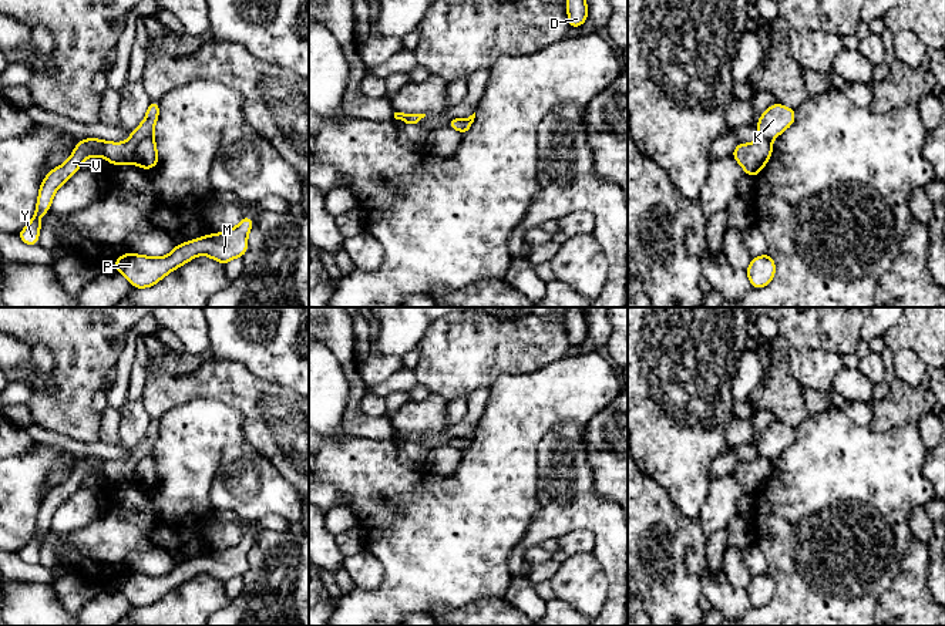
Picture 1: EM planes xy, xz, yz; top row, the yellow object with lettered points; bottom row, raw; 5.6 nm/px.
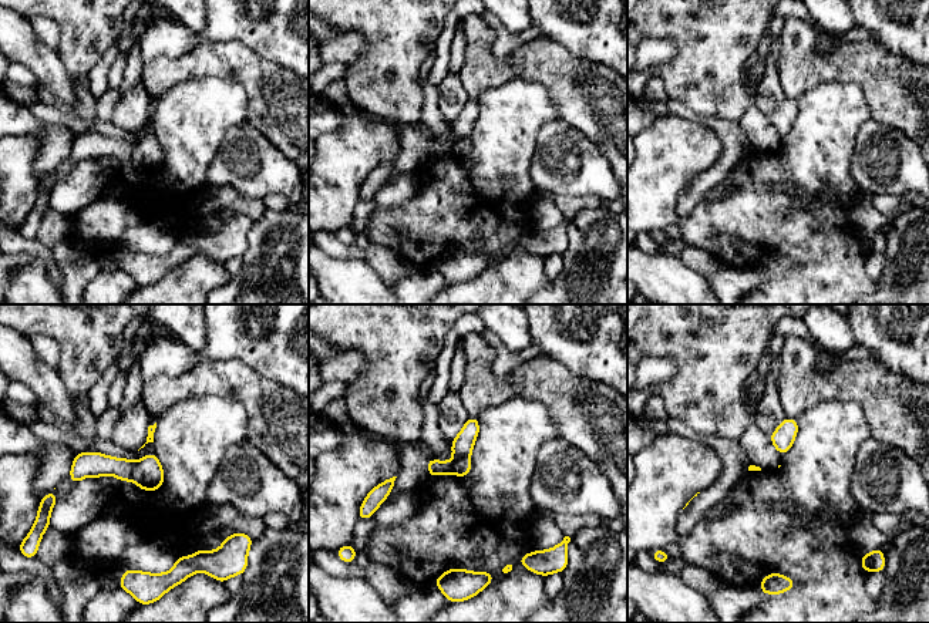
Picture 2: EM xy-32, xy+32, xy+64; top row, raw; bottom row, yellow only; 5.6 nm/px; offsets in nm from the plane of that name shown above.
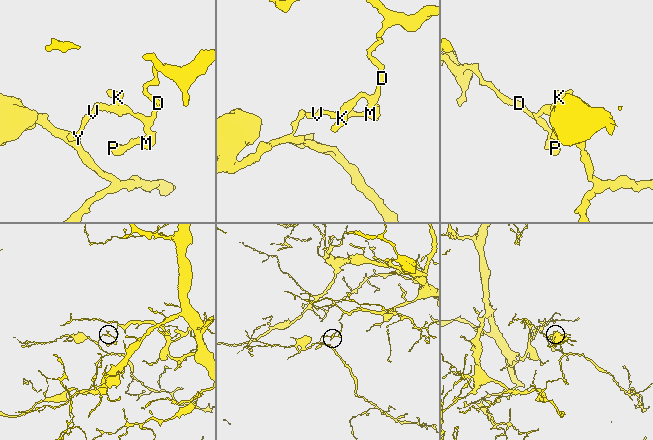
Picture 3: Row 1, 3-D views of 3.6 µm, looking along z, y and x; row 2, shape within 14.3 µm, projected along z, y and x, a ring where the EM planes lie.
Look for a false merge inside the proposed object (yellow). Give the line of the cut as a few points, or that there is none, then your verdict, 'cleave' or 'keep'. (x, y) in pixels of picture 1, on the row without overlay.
cut xy (152, 454), (137, 464), (131, 481); cleave

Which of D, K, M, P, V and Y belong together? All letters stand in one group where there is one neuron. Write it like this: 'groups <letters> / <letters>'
groups D M P / K V Y

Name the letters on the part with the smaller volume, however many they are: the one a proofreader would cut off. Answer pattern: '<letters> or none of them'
K, V, Y

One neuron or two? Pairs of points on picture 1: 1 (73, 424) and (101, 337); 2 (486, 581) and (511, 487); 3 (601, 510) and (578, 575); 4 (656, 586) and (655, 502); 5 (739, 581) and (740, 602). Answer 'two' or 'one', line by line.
1: one
2: one
3: two
4: one
5: two

